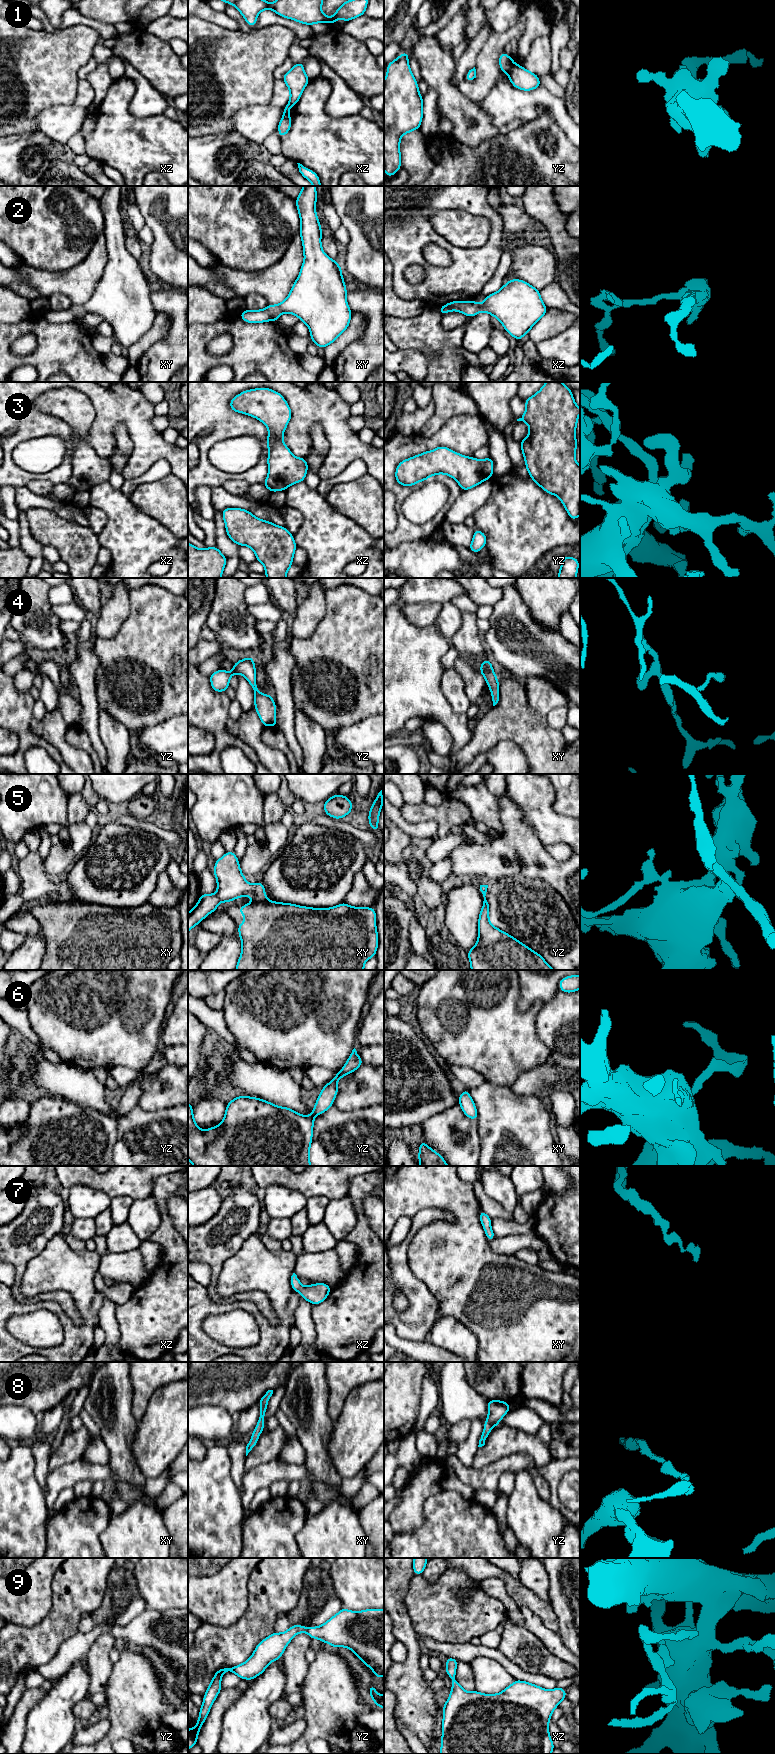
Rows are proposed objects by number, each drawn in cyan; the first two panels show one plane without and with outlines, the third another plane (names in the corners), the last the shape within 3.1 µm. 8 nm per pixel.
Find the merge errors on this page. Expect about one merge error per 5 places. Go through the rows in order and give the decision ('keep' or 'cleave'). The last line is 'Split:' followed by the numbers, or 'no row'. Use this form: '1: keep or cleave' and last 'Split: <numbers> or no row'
1: cleave
2: keep
3: keep
4: keep
5: keep
6: keep
7: keep
8: keep
9: keep
Split: 1

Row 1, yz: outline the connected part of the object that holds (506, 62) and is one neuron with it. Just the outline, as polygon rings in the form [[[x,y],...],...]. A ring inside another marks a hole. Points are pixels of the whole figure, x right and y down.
[[[502,52],[499,55],[499,66],[501,72],[509,73],[513,65],[514,61],[512,57],[508,56],[505,52]]]

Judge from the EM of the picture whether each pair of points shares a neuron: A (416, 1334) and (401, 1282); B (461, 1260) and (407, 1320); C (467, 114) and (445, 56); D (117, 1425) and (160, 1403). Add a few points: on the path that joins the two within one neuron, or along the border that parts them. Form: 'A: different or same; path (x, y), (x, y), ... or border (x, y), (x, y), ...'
A: same; path (416, 1321), (416, 1297), (414, 1295)
B: different; border (415, 1276), (425, 1284), (436, 1299), (439, 1314)
C: same; path (453, 100), (445, 89), (445, 70)
D: different; border (138, 1421), (136, 1436), (132, 1444)

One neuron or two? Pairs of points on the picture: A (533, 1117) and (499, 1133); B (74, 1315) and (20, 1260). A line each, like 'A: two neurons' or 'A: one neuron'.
A: one neuron
B: one neuron

